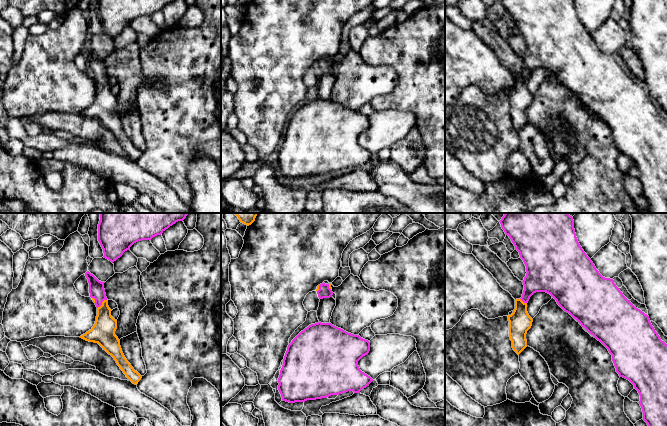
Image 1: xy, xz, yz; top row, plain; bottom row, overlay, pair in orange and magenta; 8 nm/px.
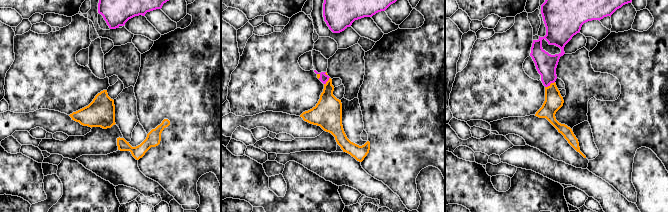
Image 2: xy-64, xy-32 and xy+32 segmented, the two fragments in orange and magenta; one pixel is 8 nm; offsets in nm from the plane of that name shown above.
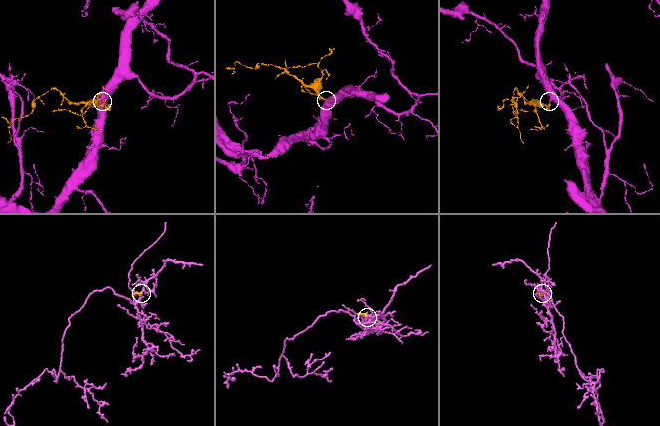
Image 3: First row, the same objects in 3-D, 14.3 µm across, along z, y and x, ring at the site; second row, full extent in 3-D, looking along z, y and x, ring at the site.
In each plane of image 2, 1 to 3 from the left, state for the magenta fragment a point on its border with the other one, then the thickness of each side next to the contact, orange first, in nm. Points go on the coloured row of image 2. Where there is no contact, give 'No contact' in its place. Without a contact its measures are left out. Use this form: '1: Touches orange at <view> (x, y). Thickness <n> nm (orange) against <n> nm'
1: No contact
2: Touches orange at xy-32 (327, 81). Thickness 220 nm (orange) against 70 nm
3: Touches orange at xy+32 (550, 84). Thickness 150 nm (orange) against 170 nm

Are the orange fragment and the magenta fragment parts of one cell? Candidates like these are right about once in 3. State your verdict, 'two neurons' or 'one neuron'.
one neuron

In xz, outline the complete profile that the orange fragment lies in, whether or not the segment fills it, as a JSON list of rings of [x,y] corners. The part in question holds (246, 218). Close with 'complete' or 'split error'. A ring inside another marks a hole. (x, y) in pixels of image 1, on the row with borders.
[[[234,213],[241,223],[249,226],[251,225],[257,216],[257,213]]] | complete

